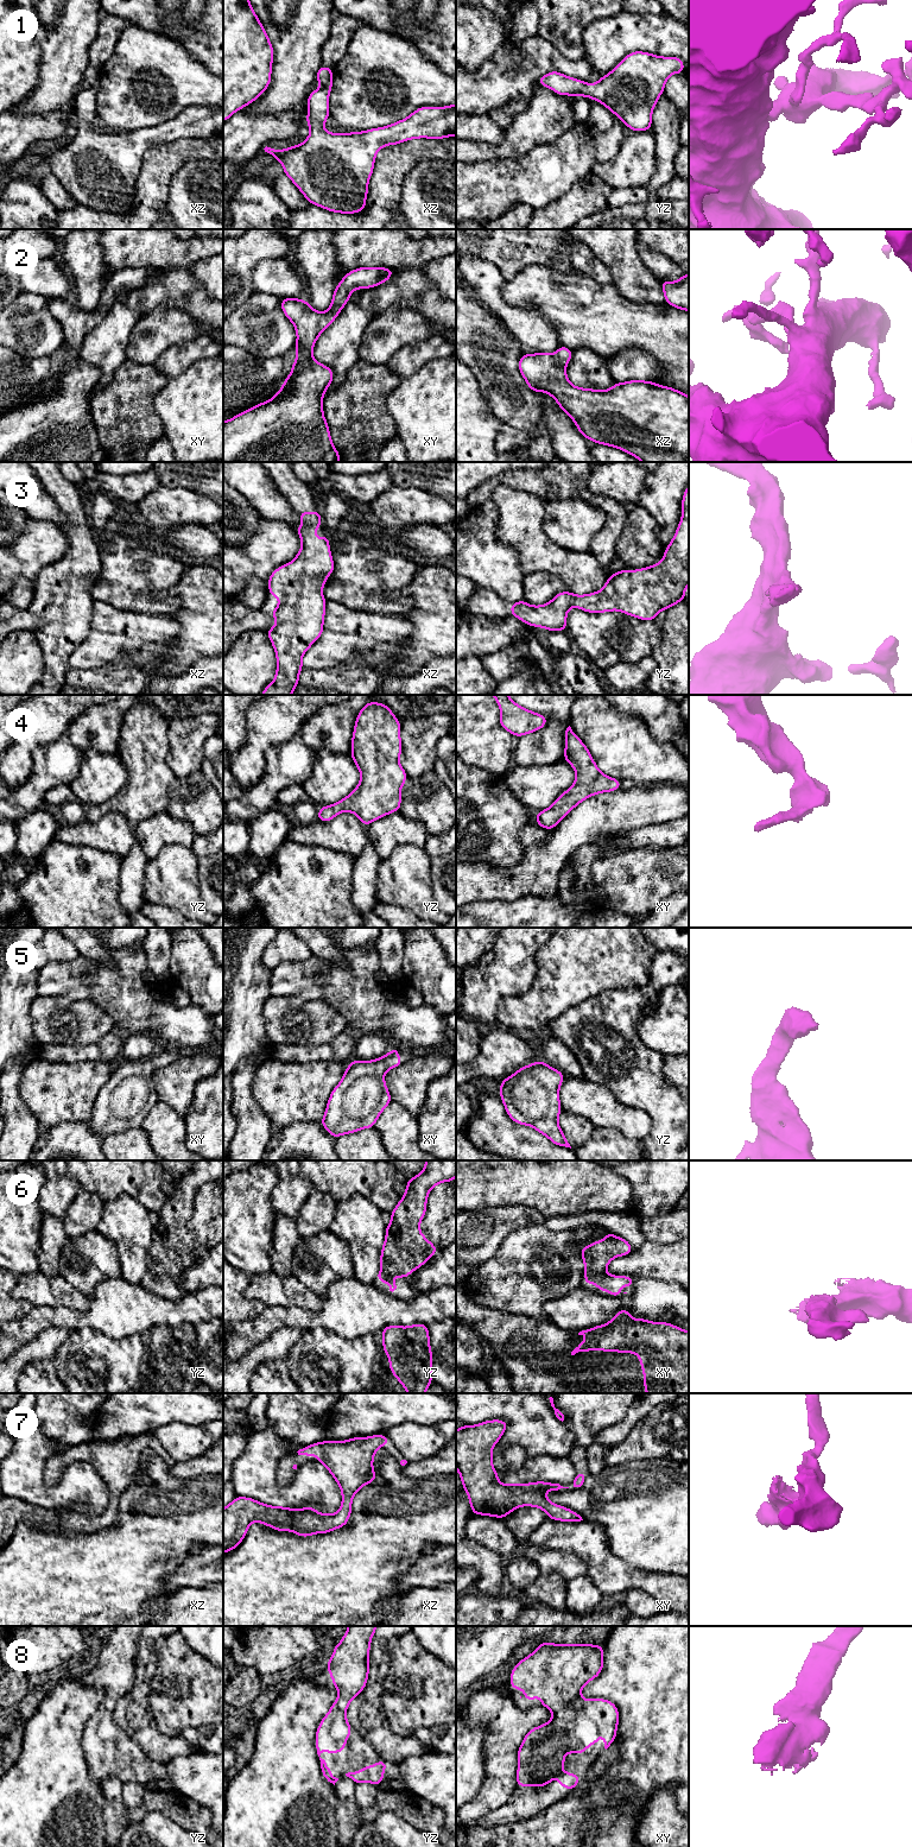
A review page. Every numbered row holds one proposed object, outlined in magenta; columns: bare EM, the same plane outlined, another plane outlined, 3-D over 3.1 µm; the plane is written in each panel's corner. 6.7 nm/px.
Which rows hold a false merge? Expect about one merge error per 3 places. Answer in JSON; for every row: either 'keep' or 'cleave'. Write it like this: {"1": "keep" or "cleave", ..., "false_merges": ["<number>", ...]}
{"1": "keep", "2": "keep", "3": "keep", "4": "keep", "5": "keep", "6": "keep", "7": "keep", "8": "keep", "false_merges": []}

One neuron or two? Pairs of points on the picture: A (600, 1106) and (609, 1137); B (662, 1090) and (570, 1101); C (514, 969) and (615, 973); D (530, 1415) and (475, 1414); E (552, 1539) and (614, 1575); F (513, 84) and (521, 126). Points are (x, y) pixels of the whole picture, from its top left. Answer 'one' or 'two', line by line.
A: two
B: two
C: two
D: one
E: one
F: two

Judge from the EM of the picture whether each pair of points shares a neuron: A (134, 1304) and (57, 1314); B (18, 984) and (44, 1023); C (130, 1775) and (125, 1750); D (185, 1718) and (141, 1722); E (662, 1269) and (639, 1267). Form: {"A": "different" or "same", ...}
{"A": "same", "B": "different", "C": "same", "D": "different", "E": "same"}

